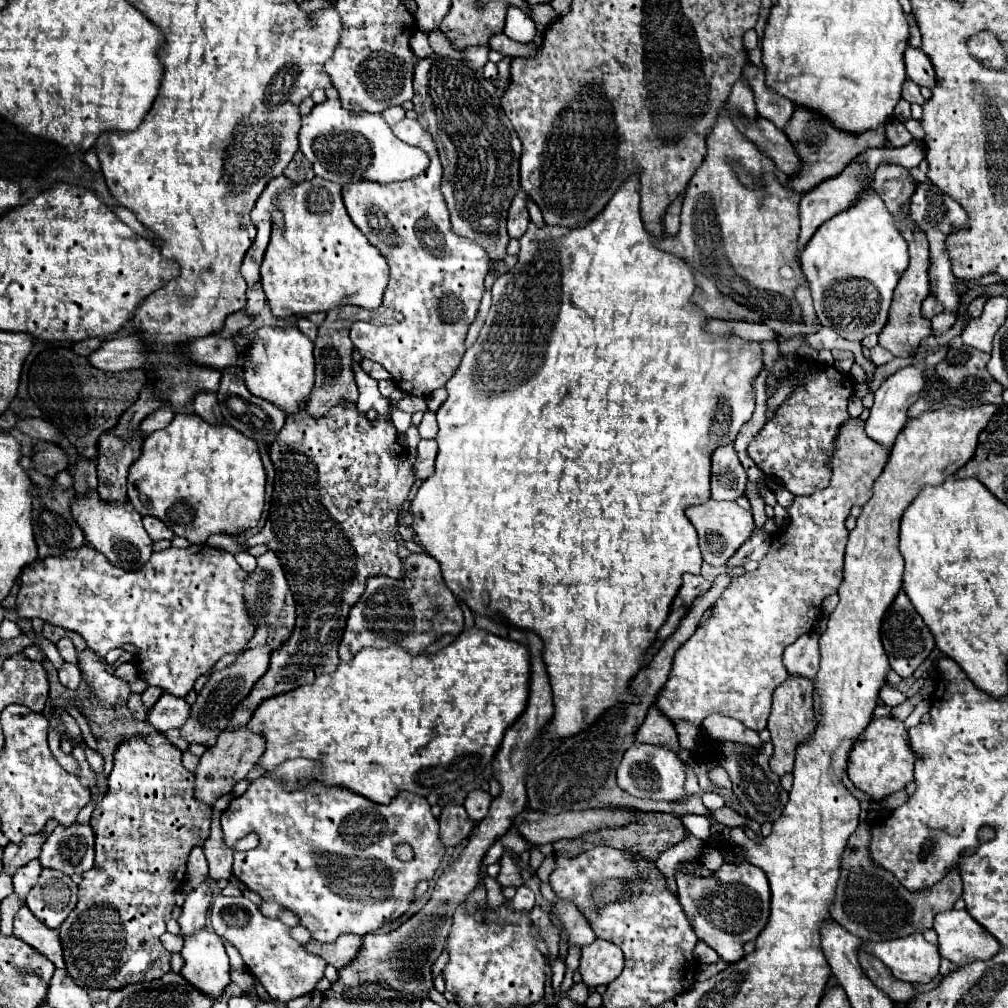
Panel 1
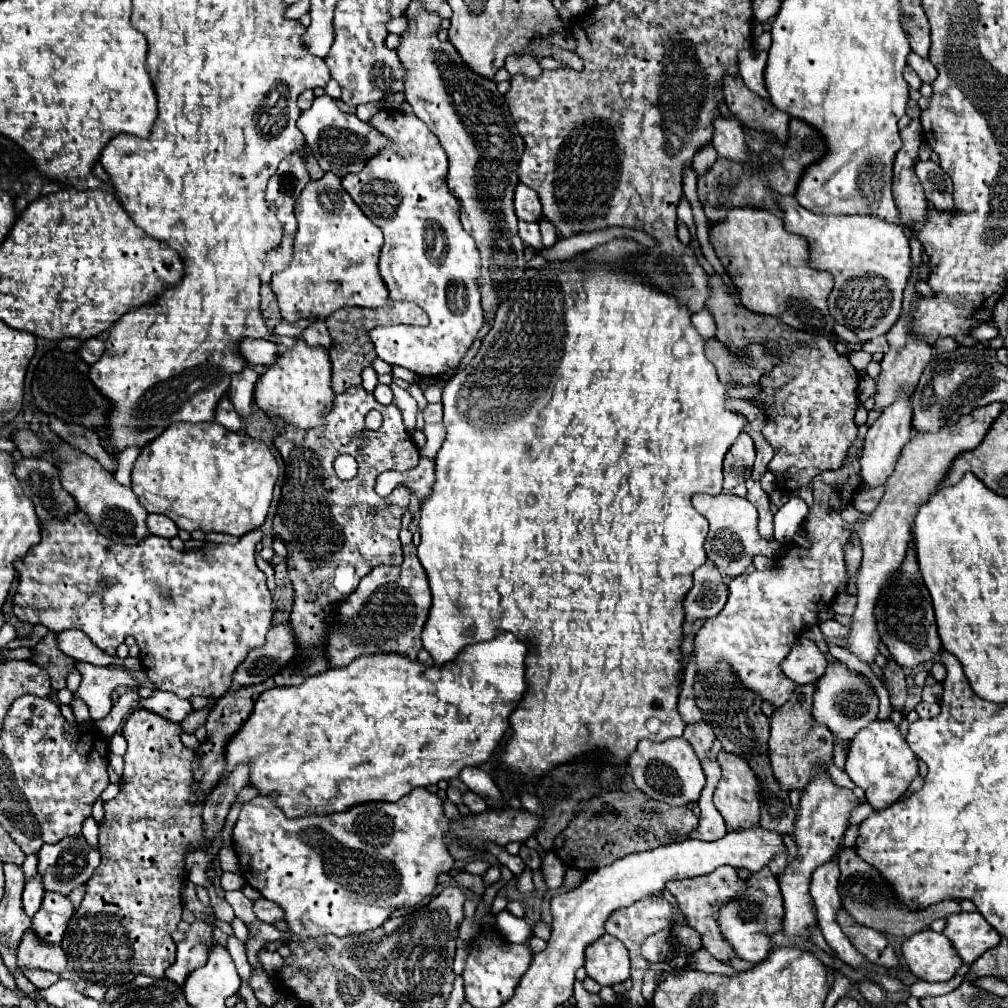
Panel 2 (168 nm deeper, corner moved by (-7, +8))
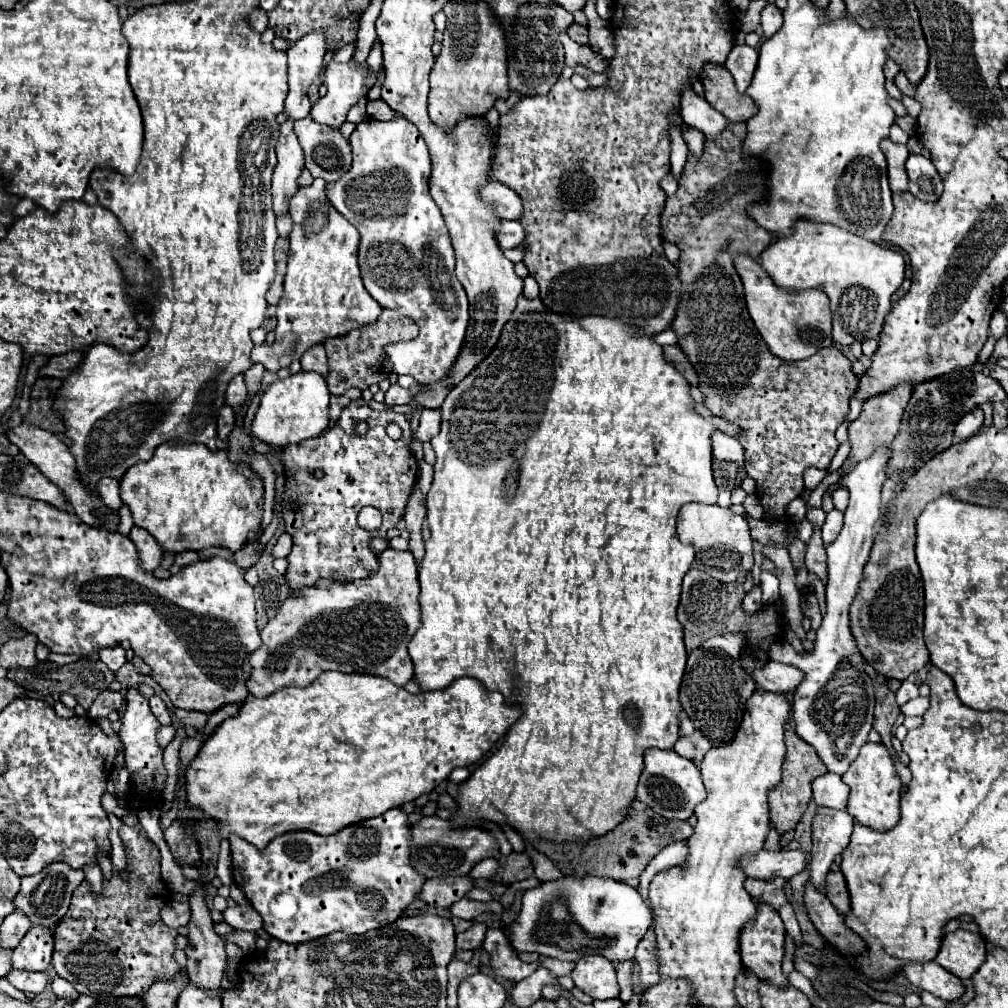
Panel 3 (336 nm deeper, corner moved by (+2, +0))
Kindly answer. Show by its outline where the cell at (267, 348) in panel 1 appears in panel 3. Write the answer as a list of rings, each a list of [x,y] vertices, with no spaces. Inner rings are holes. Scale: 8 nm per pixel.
[[[301,370],[297,374],[291,374],[289,378],[277,380],[271,386],[267,386],[261,394],[251,432],[259,440],[279,448],[303,442],[307,438],[315,438],[329,428],[329,398],[331,394],[325,384],[325,378],[317,372]]]

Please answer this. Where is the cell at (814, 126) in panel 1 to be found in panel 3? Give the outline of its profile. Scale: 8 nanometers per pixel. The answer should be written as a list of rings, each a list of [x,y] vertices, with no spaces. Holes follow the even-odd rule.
[[[743,122],[729,124],[717,138],[717,142],[707,140],[701,158],[689,156],[683,176],[679,180],[677,194],[667,198],[665,210],[661,214],[661,234],[663,240],[677,244],[677,248],[681,250],[679,278],[683,282],[681,304],[671,328],[677,332],[679,346],[685,350],[699,374],[701,390],[707,398],[707,406],[711,408],[711,412],[735,422],[745,432],[741,436],[741,444],[745,448],[745,470],[749,478],[757,482],[757,494],[765,508],[765,520],[787,522],[787,504],[805,490],[803,472],[807,468],[829,468],[831,458],[839,448],[835,430],[849,414],[849,398],[855,394],[859,380],[851,370],[851,362],[835,346],[823,348],[801,362],[785,364],[785,360],[769,352],[767,344],[763,342],[747,314],[743,286],[733,268],[731,256],[735,252],[749,252],[751,256],[759,256],[773,242],[775,234],[757,226],[747,212],[753,204],[767,200],[769,166],[759,156],[745,154],[743,140]]]

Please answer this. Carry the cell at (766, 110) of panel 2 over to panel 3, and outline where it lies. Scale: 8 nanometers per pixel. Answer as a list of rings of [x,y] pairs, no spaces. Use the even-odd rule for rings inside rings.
[[[707,64],[703,68],[703,88],[707,102],[721,112],[729,122],[741,122],[749,120],[757,114],[757,104],[747,96],[739,94],[733,82],[733,76],[723,68],[715,64]]]

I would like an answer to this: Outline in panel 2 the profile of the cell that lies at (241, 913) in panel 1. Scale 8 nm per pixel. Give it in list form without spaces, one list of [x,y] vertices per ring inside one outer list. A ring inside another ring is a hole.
[[[236,890],[236,892],[226,892],[226,902],[234,908],[234,914],[238,916],[238,918],[242,918],[246,924],[250,924],[250,922],[254,922],[256,920],[256,914],[252,912],[252,900],[248,900],[240,890]]]

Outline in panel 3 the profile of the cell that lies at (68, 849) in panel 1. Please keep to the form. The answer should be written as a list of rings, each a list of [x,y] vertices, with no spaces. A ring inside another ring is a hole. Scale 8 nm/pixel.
[[[63,862],[49,864],[47,868],[43,868],[43,872],[35,874],[35,876],[23,876],[21,878],[21,890],[15,896],[15,908],[25,912],[29,916],[31,924],[53,926],[55,922],[59,922],[65,916],[69,902],[71,902],[71,894],[83,880],[85,880],[83,870],[75,870]]]

